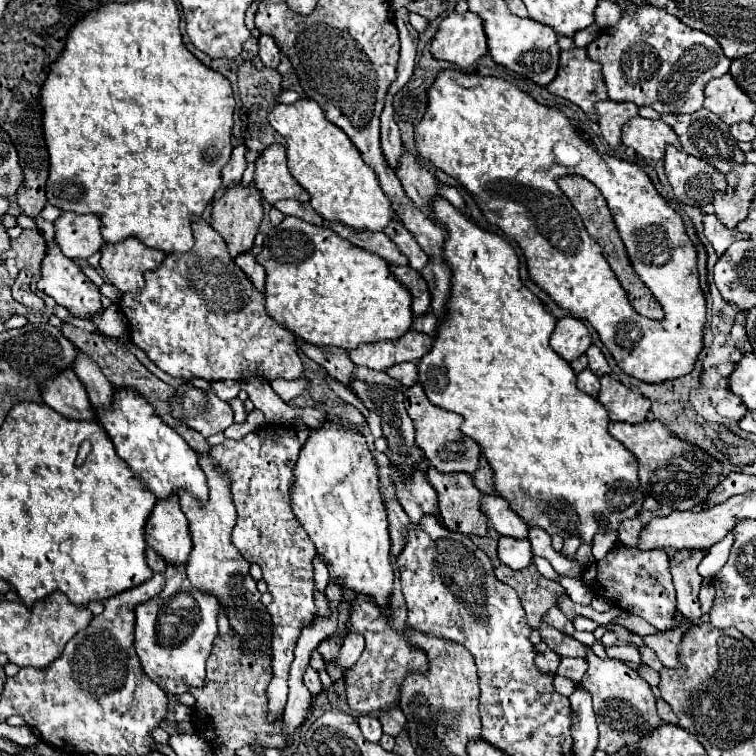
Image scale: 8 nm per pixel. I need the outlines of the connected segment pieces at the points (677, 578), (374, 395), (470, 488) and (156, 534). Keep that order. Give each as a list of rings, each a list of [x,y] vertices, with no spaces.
[[[691,549],[691,553],[677,551],[669,559],[673,585],[677,589],[677,611],[693,623],[697,619],[701,619],[701,615],[703,615],[701,607],[699,607],[699,599],[697,599],[703,577],[697,573],[697,565],[705,555],[707,553],[699,553],[699,551]]]
[[[359,365],[359,367],[355,367],[353,379],[349,381],[347,387],[363,401],[363,405],[369,411],[373,411],[373,413],[379,415],[381,427],[383,427],[383,435],[385,435],[385,439],[389,443],[389,449],[393,451],[391,453],[391,461],[395,461],[395,465],[401,471],[411,473],[413,465],[417,465],[417,461],[423,459],[423,451],[415,445],[413,421],[407,415],[405,405],[403,405],[403,385],[399,381],[387,377],[387,373],[383,373],[383,371],[373,371],[373,369],[367,369],[367,367]]]
[[[429,467],[427,481],[437,491],[439,513],[441,513],[447,529],[459,531],[463,535],[479,535],[479,537],[483,537],[487,533],[487,517],[479,511],[481,491],[473,485],[471,475],[467,475],[467,473],[439,473],[435,467]]]
[[[177,497],[155,503],[155,509],[145,525],[145,541],[167,563],[187,563],[193,543],[187,517],[179,507]]]

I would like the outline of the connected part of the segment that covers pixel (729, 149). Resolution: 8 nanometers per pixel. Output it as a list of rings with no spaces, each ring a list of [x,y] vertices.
[[[699,109],[697,113],[691,115],[661,115],[661,121],[667,123],[679,137],[683,151],[689,155],[695,155],[707,163],[711,163],[713,167],[717,167],[721,173],[727,173],[729,169],[733,169],[735,165],[745,163],[745,153],[737,147],[735,139],[729,133],[729,125],[725,125],[723,121],[719,121],[713,113],[709,113],[707,109]]]

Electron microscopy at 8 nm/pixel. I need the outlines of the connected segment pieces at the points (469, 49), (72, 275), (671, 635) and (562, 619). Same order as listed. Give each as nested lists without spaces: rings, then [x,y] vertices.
[[[455,11],[449,13],[441,21],[431,41],[431,55],[435,59],[453,63],[461,69],[467,69],[485,53],[487,37],[483,31],[483,23],[481,17],[471,11],[467,11],[465,15]]]
[[[55,241],[47,245],[47,255],[43,259],[43,269],[41,271],[43,271],[43,275],[41,275],[41,281],[37,283],[39,291],[43,291],[51,299],[55,299],[55,303],[61,305],[61,307],[65,307],[73,317],[77,317],[77,319],[91,319],[93,315],[103,313],[99,289],[81,273],[79,265],[73,259],[65,257],[59,251],[59,247],[57,247]]]
[[[673,627],[669,631],[663,633],[655,633],[655,635],[645,635],[643,643],[655,651],[655,655],[659,657],[659,661],[669,667],[669,669],[677,669],[679,667],[679,655],[677,655],[677,647],[681,641],[683,633],[679,627]]]
[[[555,607],[555,609],[549,609],[549,611],[543,615],[543,621],[549,623],[549,625],[553,625],[555,629],[559,629],[561,633],[567,633],[567,635],[571,635],[571,633],[575,631],[573,623],[571,623],[557,607]]]

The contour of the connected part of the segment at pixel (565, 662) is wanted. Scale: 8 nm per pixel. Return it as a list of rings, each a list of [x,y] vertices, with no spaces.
[[[573,657],[573,659],[561,659],[557,675],[563,675],[563,677],[579,683],[581,677],[585,675],[585,671],[587,671],[587,661],[581,657]]]

